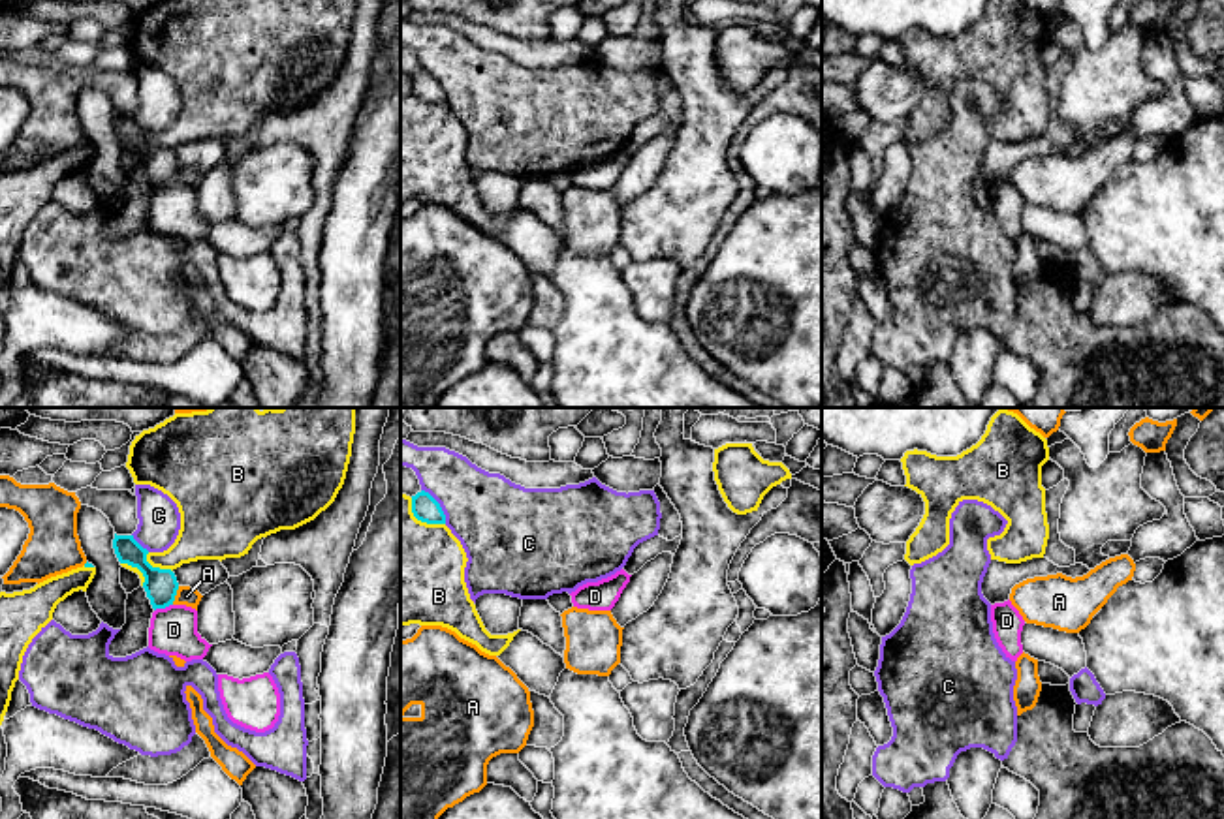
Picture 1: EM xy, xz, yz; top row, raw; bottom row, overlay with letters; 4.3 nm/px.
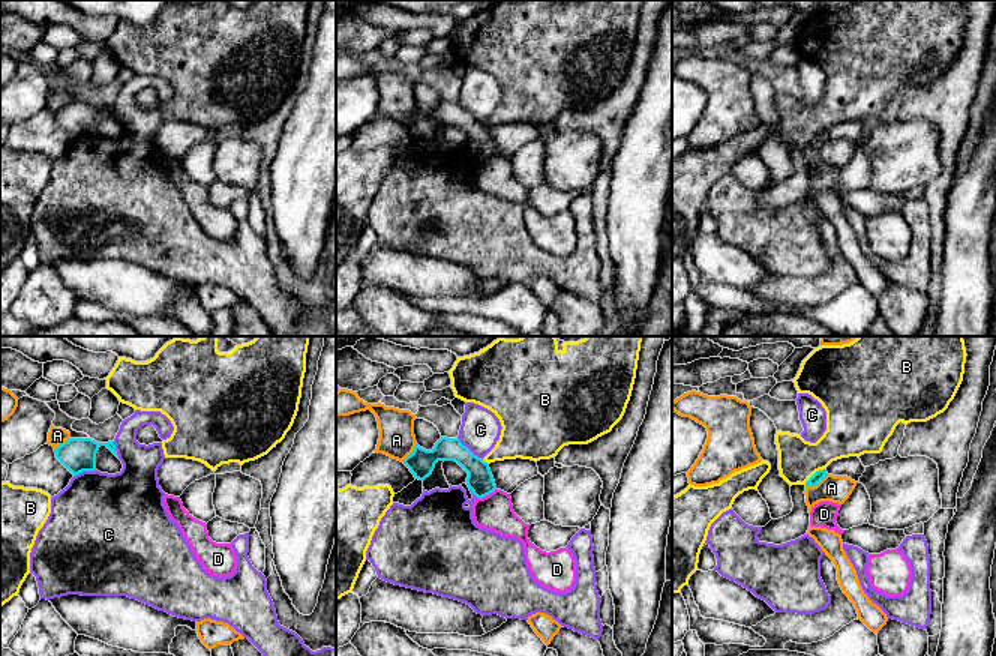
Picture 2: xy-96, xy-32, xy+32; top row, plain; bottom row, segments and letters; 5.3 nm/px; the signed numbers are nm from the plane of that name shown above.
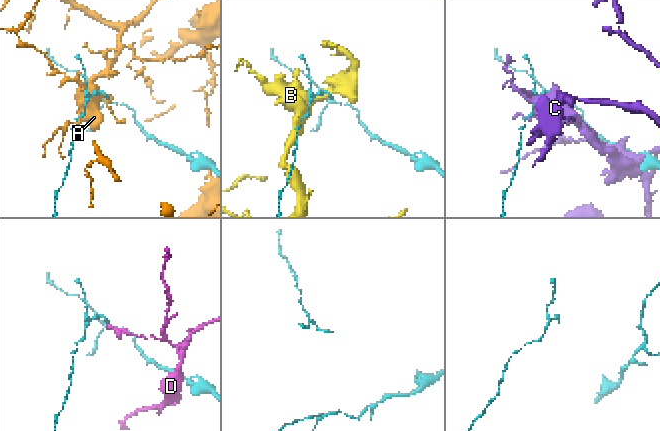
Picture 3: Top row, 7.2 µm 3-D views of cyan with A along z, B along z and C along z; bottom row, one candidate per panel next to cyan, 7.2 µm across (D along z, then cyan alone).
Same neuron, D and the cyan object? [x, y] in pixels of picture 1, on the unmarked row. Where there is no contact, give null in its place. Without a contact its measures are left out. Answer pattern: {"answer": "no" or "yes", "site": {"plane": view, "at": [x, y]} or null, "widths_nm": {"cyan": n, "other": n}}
{"answer": "no", "site": {"plane": "xy", "at": [162, 186]}, "widths_nm": {"cyan": 140, "other": 200}}

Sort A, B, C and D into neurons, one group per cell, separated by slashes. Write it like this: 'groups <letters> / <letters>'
groups A / B / C / D

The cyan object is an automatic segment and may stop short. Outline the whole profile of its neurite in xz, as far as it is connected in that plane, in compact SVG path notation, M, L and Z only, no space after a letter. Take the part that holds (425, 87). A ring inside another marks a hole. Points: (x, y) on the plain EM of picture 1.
M425 70L412 75L412 92L421 101L446 103L446 94L440 83Z

